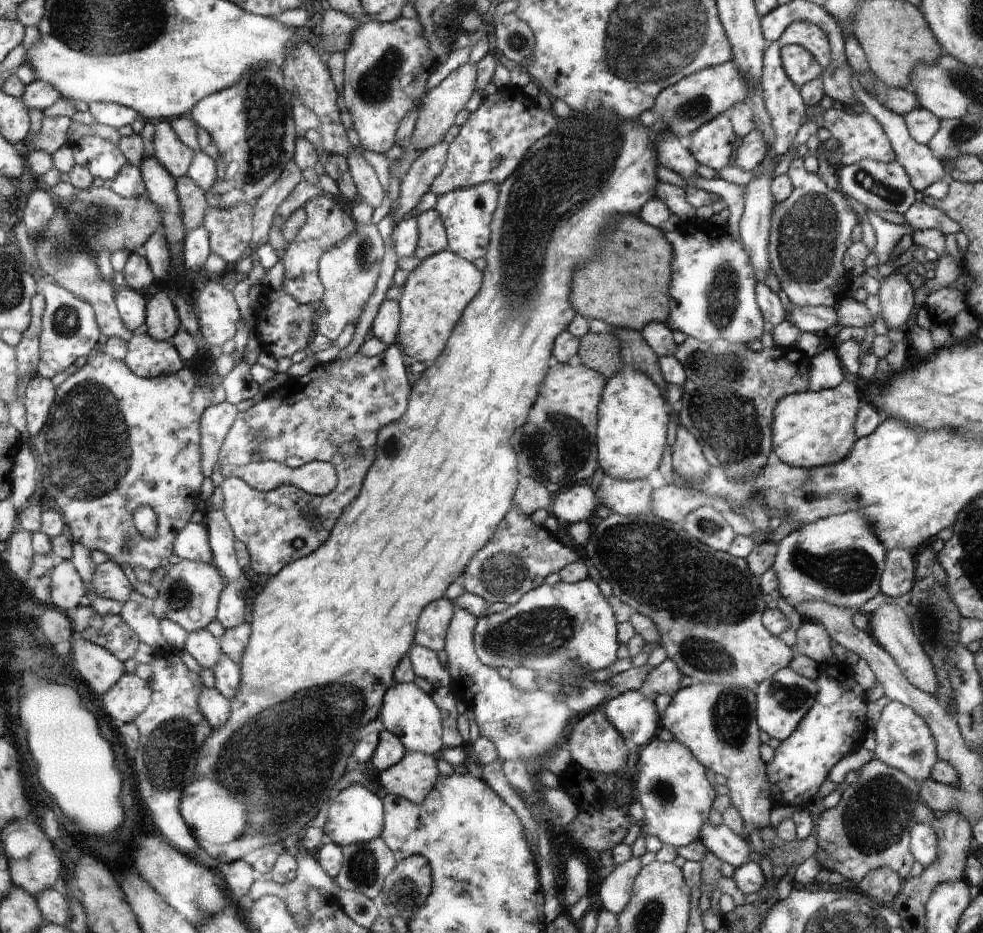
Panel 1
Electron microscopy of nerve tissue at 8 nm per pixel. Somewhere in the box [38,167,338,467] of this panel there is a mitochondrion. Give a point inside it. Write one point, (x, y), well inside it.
(67, 322)

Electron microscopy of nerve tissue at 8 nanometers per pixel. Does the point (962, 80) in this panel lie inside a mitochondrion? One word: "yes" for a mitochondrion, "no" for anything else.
yes

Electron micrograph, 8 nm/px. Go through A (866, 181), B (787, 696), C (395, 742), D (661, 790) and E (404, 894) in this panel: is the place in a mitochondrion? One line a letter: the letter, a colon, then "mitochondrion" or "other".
A: mitochondrion
B: mitochondrion
C: other
D: mitochondrion
E: mitochondrion

